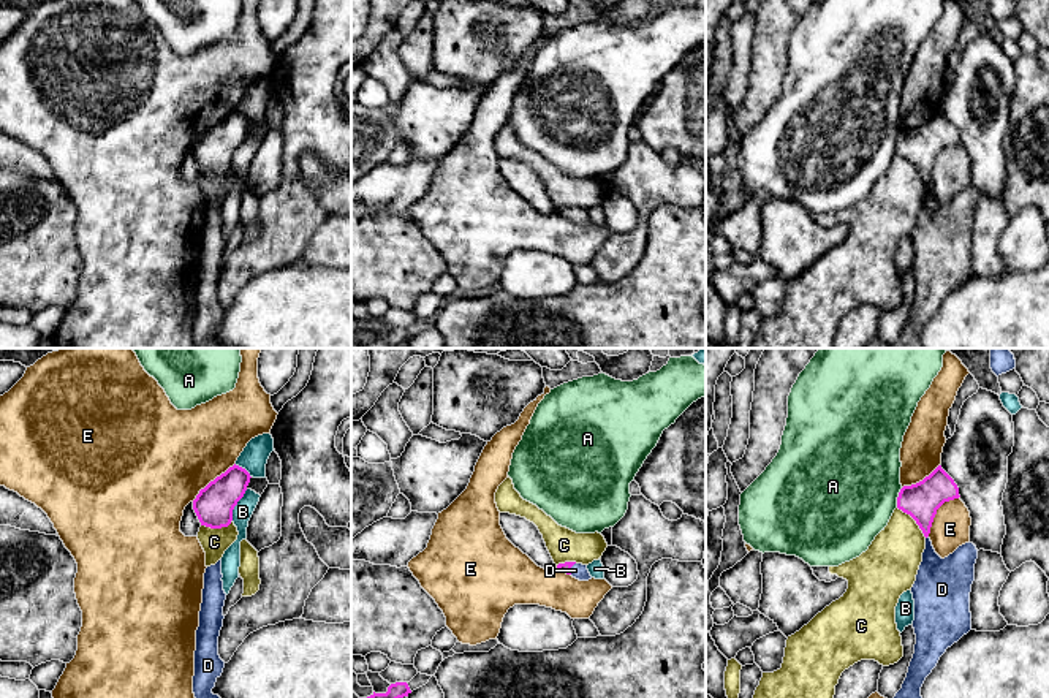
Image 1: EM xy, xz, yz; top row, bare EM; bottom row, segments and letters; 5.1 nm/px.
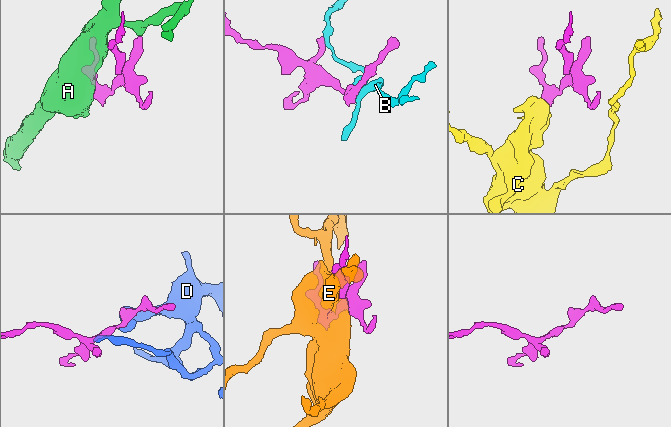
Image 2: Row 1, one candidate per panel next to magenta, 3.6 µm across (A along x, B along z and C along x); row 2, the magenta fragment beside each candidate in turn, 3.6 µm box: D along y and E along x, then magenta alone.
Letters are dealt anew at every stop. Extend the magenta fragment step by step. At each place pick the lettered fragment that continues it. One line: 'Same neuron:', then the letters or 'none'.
Same neuron: D

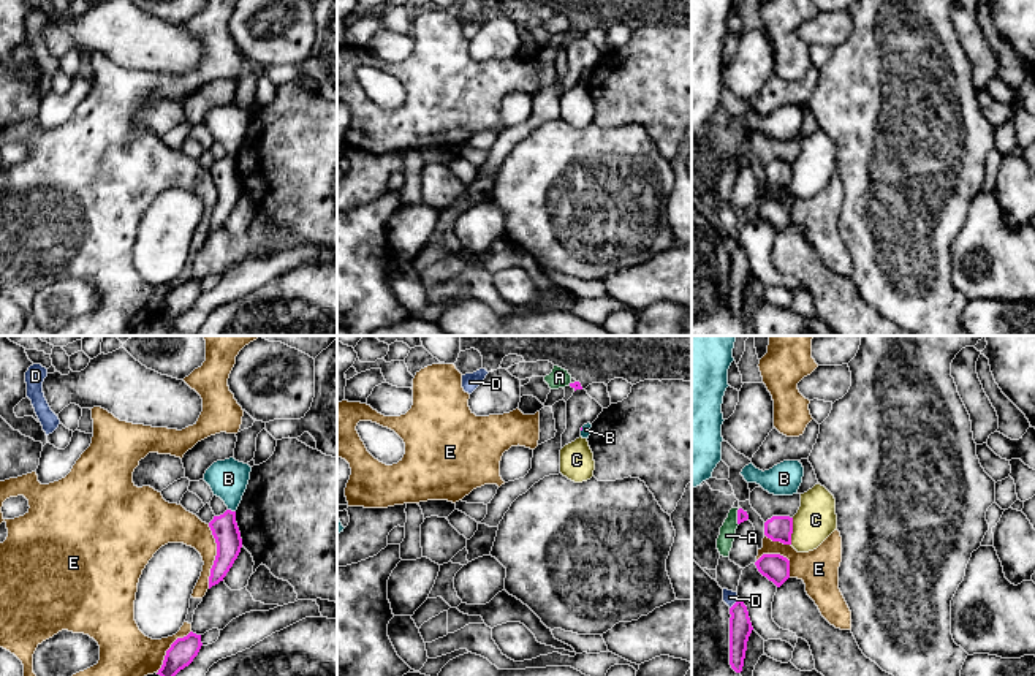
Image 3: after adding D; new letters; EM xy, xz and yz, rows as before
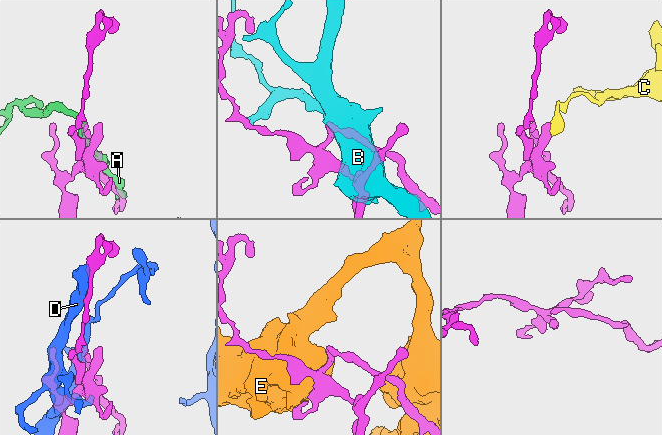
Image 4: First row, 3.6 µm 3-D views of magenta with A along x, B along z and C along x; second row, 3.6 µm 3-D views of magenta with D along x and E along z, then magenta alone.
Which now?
Same neuron: none

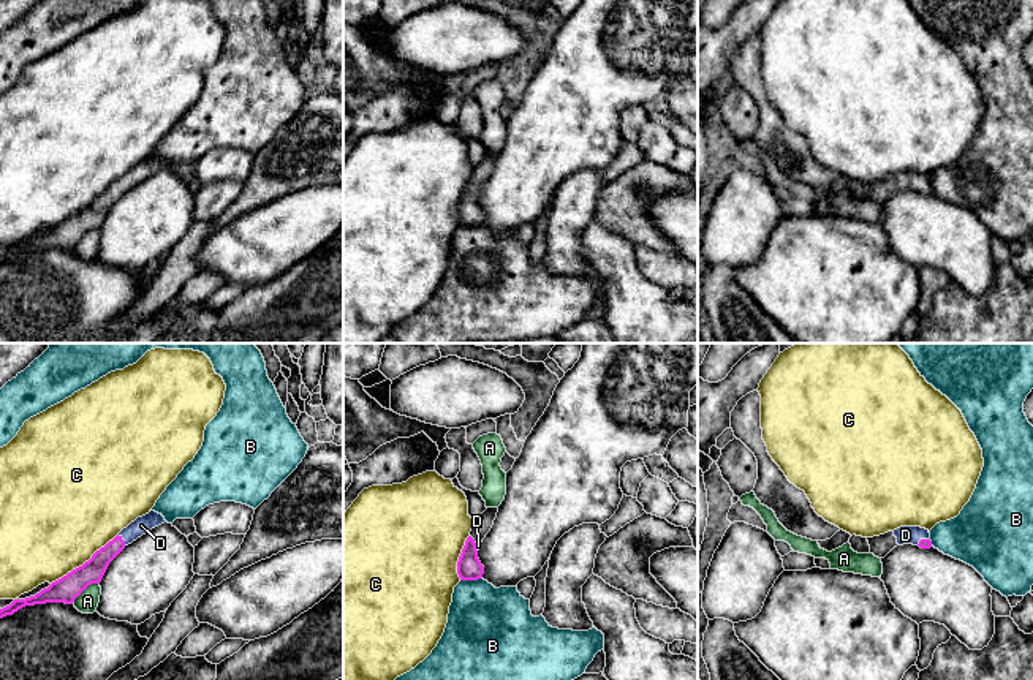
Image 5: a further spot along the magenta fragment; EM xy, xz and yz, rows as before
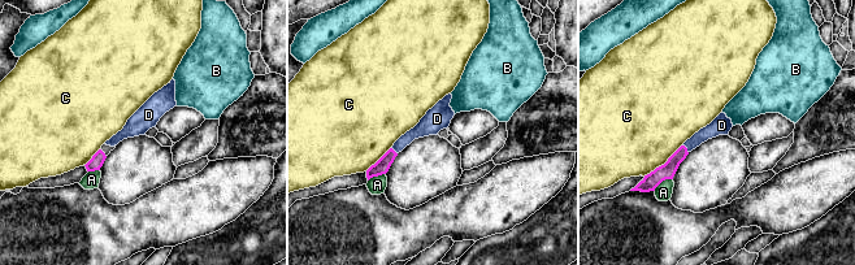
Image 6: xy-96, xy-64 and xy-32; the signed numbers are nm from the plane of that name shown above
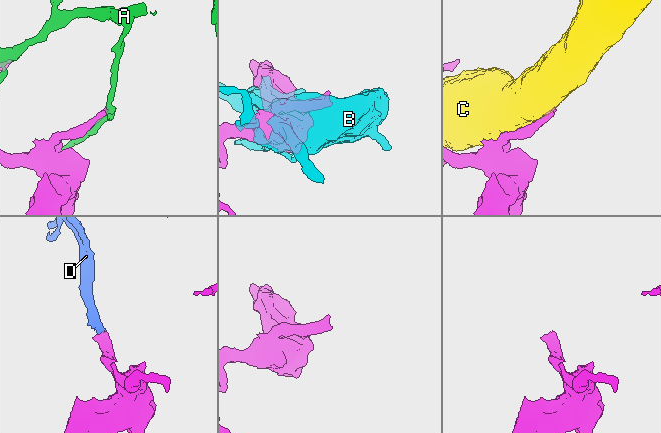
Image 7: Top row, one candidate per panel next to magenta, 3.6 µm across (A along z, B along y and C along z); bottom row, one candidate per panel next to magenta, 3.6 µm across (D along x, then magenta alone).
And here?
Same neuron: D

